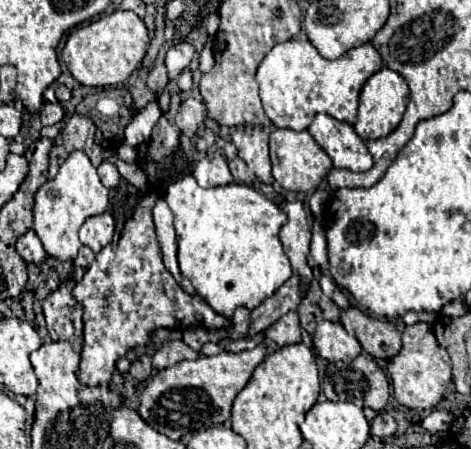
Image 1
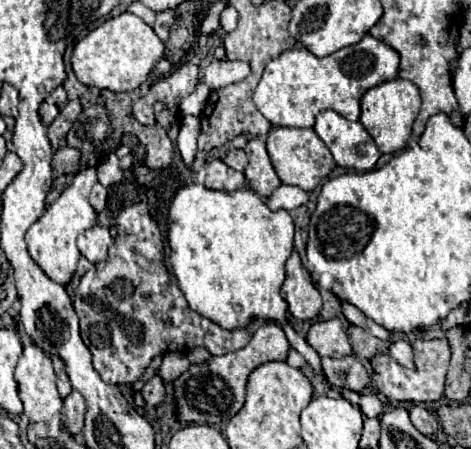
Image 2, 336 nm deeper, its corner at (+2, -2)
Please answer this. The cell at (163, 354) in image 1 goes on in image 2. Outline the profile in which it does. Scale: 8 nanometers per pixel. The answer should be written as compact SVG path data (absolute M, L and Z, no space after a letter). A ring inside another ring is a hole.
M168 352L164 354L162 358L162 366L158 370L158 376L164 380L164 382L172 382L176 380L182 372L186 372L190 366L188 358L184 352Z

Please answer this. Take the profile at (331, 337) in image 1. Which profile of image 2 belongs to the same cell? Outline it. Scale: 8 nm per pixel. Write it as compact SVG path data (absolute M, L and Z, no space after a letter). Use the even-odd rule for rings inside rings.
M338 318L314 322L308 330L308 344L320 354L330 358L344 358L352 354L348 334Z

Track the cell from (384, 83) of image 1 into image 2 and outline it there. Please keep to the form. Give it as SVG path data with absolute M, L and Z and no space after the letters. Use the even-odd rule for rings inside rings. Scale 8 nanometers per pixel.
M396 78L390 82L382 82L364 94L360 122L364 124L364 128L368 128L368 134L376 140L376 146L380 148L380 152L394 154L408 144L408 140L412 136L412 124L414 124L418 112L420 112L418 86L410 80Z

